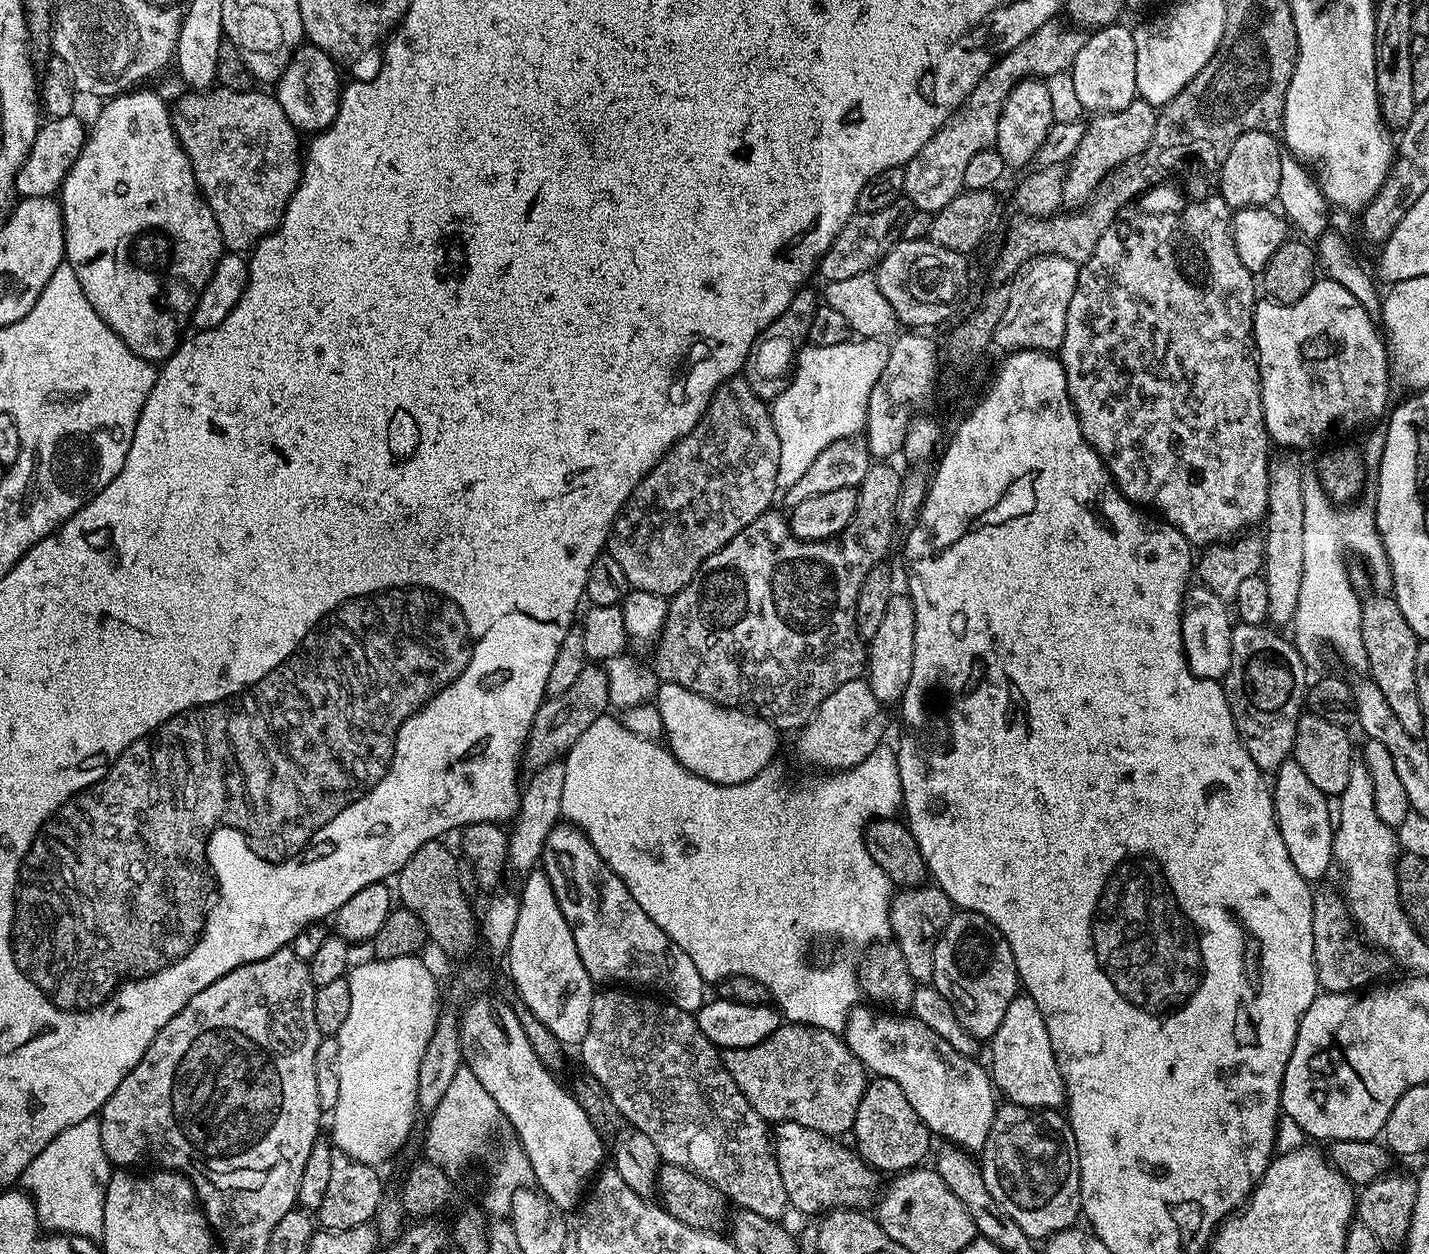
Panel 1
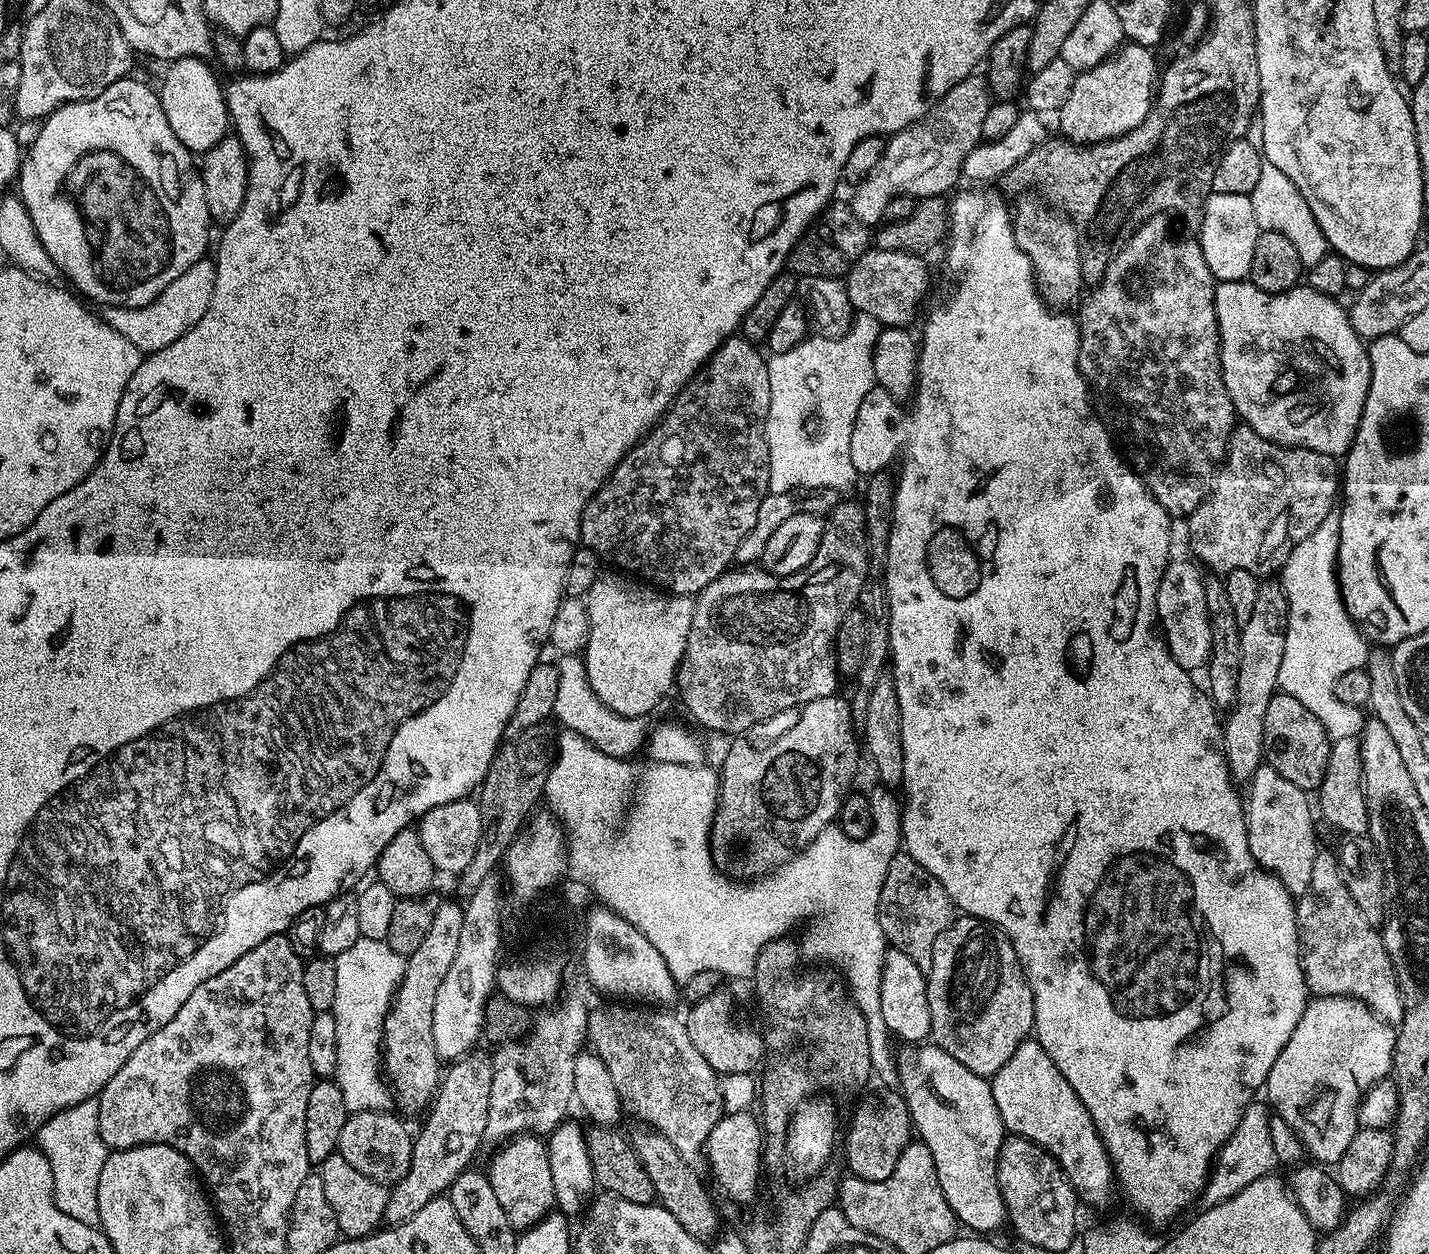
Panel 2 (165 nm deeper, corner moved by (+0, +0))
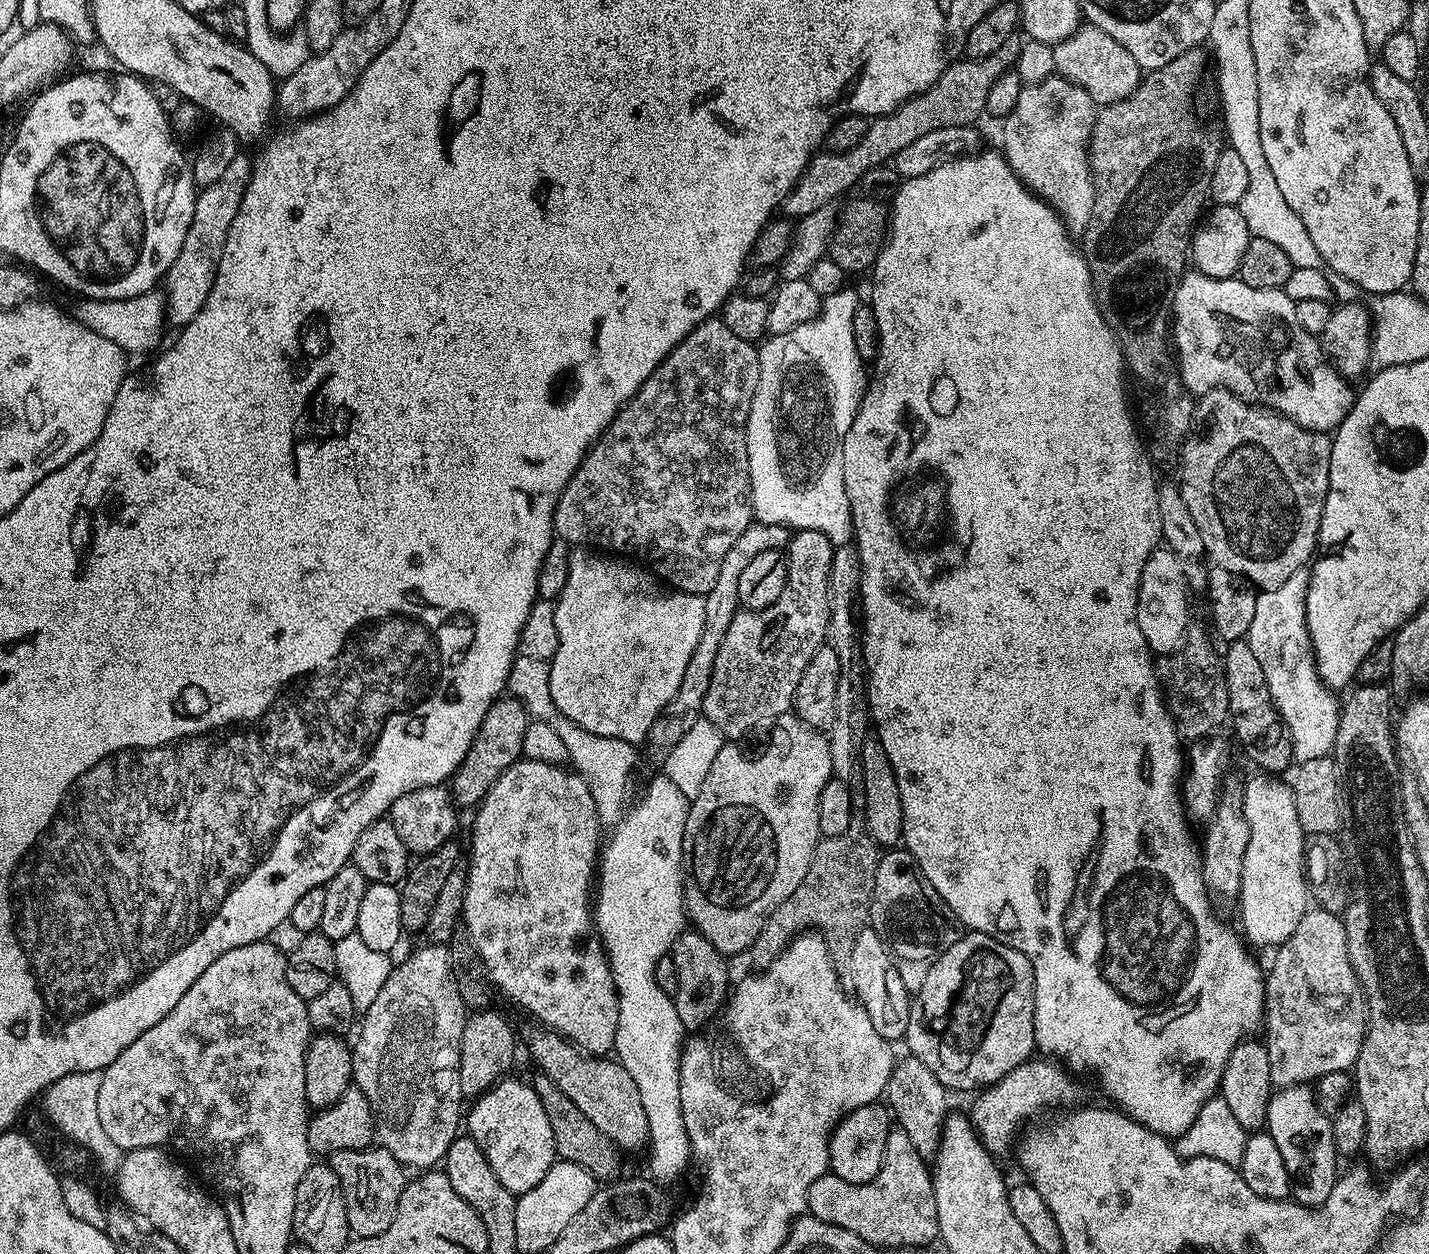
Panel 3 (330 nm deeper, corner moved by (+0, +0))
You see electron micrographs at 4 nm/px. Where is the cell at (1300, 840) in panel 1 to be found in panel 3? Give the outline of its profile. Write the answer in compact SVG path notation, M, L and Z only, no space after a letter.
M1276 774L1256 775L1244 780L1244 809L1250 842L1246 845L1242 866L1239 927L1249 945L1272 950L1286 943L1290 934L1298 930L1298 922L1302 922L1310 907L1308 881L1304 879L1306 834L1302 822L1298 822L1291 783Z

